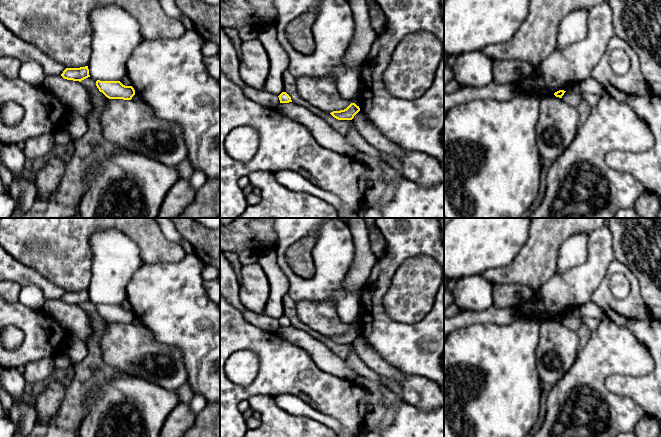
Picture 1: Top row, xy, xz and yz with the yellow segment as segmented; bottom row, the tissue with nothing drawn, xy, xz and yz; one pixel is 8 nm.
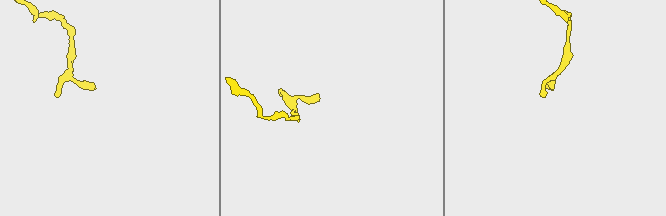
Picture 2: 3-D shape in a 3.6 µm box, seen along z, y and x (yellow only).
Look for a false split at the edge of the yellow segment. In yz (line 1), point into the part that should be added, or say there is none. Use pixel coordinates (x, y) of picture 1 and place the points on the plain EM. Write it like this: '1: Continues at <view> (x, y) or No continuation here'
1: No continuation here

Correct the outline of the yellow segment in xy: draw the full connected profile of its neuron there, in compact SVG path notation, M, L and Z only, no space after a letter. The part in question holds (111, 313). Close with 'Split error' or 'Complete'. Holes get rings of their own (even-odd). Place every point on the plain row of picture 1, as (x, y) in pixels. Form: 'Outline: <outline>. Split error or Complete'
Outline: M96 305L96 310L109 323L131 324L135 319L132 310L125 310L120 305Z. Complete

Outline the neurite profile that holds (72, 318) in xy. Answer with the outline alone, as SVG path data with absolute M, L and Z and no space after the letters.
M61 299L45 301L43 310L56 319L69 333L85 343L94 335L87 313L79 305L64 303Z

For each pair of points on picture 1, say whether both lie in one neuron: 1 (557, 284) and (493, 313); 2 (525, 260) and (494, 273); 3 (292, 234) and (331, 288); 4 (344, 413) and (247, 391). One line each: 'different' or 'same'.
1: different
2: same
3: same
4: same

